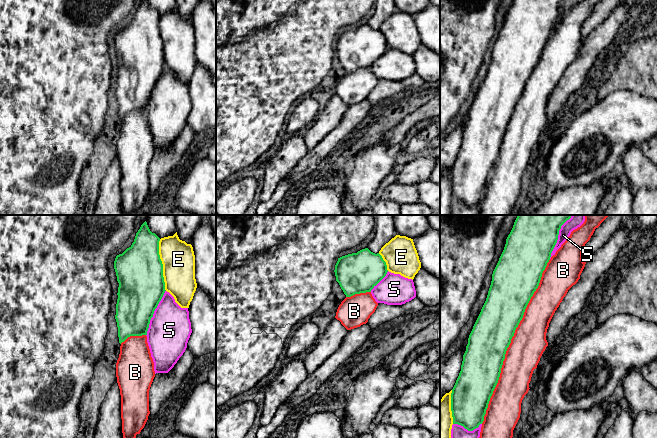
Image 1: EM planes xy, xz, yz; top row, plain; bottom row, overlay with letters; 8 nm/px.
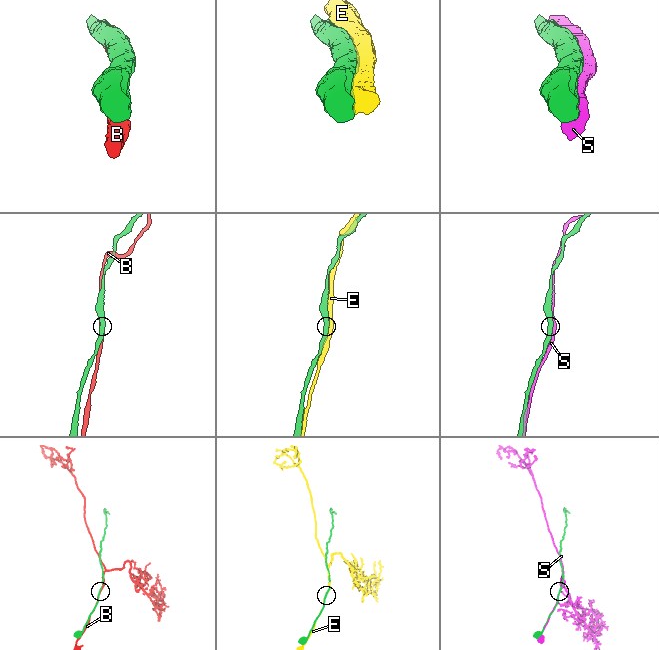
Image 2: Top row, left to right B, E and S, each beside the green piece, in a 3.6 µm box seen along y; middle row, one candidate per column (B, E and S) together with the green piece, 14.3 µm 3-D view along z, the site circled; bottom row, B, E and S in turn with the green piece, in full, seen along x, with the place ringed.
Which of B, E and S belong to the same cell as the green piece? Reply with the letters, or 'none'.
none

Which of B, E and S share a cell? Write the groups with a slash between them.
B / E / S

